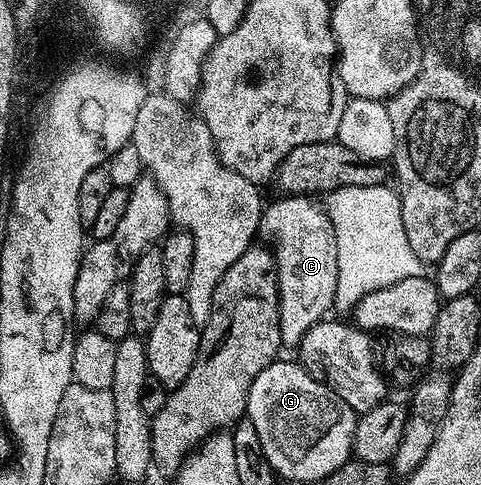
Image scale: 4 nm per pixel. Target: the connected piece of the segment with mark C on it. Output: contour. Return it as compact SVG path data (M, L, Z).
M286 196L278 198L275 204L267 203L262 214L261 231L275 232L278 235L276 247L276 271L278 274L278 313L280 314L280 334L283 345L297 346L302 336L312 326L316 326L334 308L336 282L338 281L338 263L336 246L330 218L325 207L317 208L310 196Z

